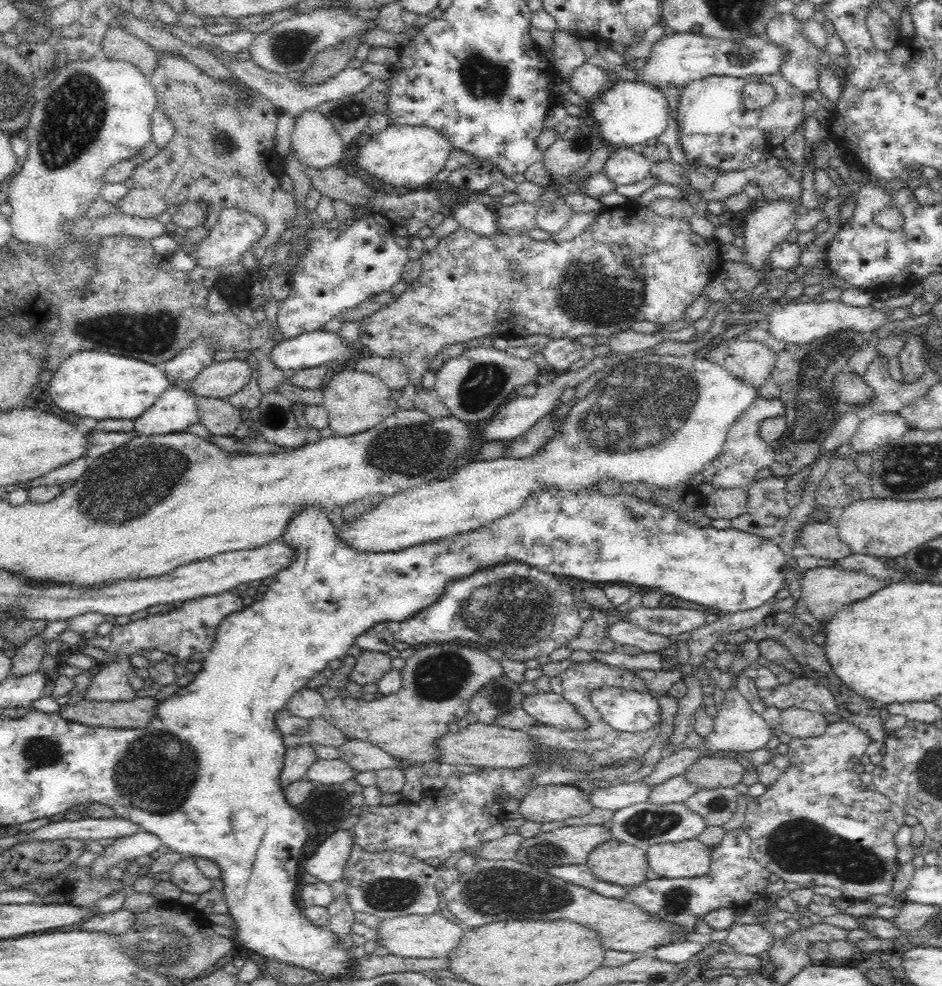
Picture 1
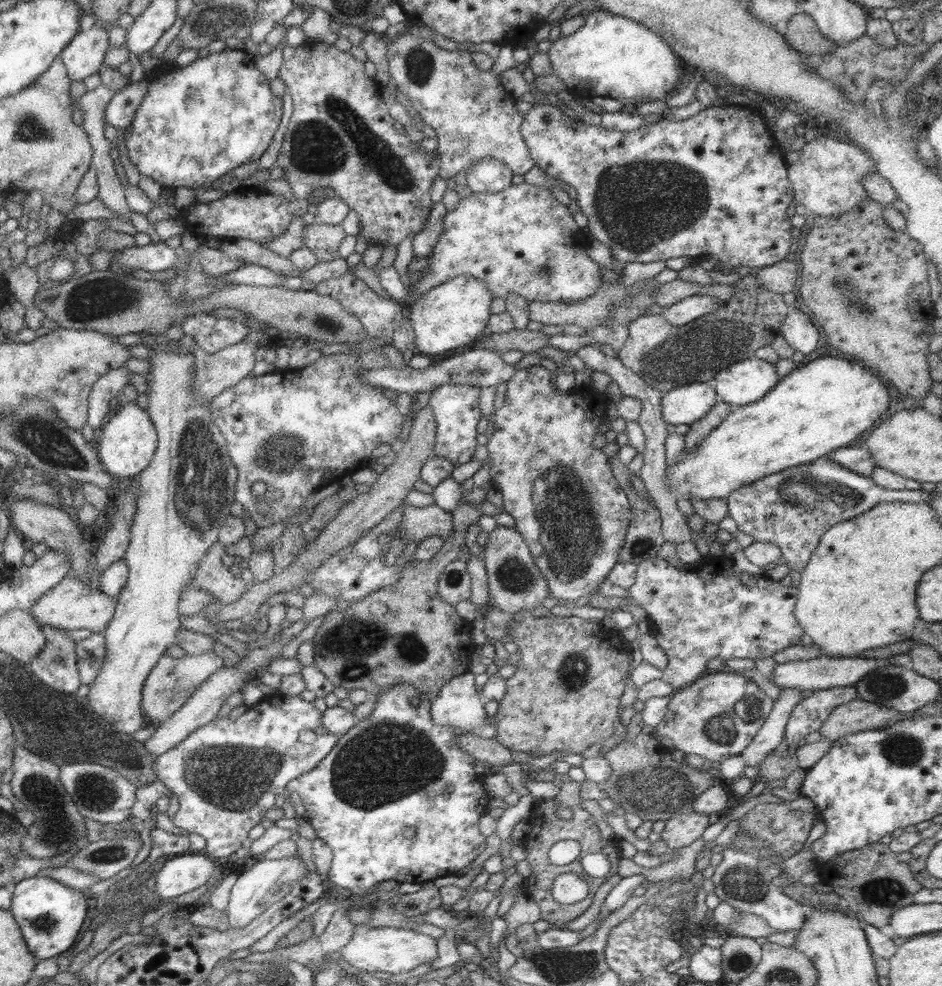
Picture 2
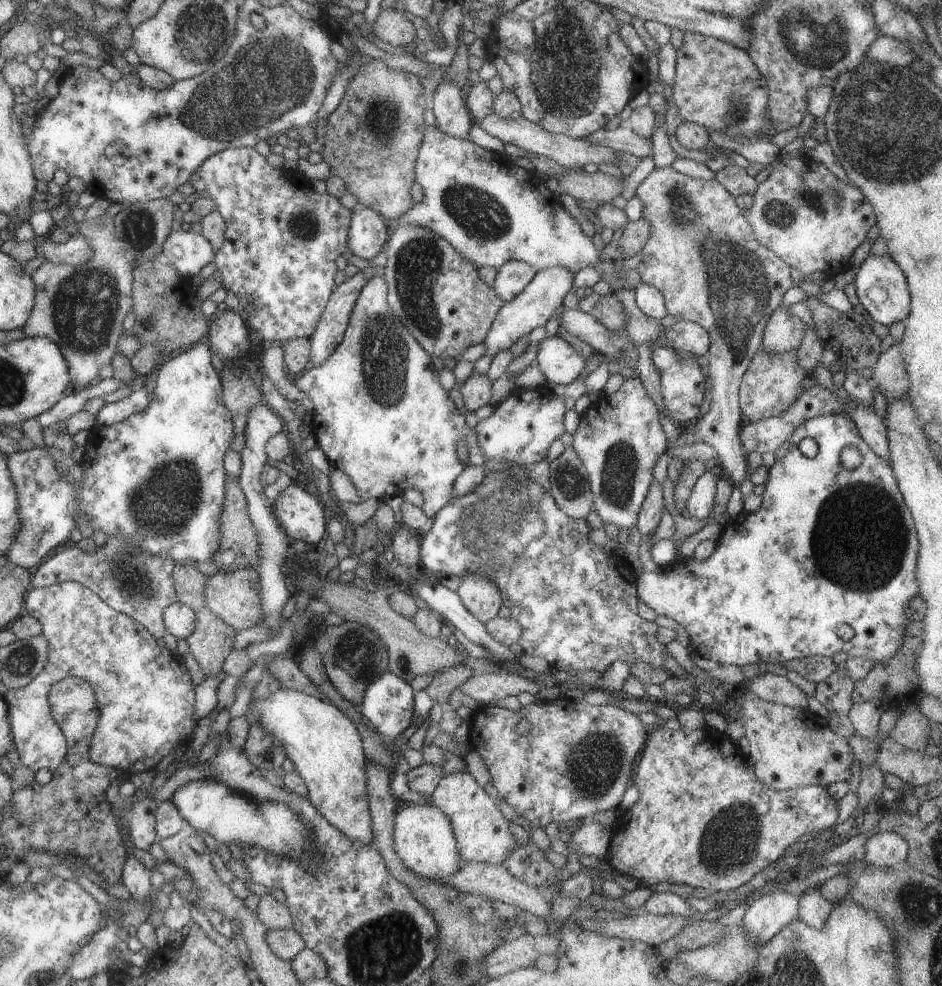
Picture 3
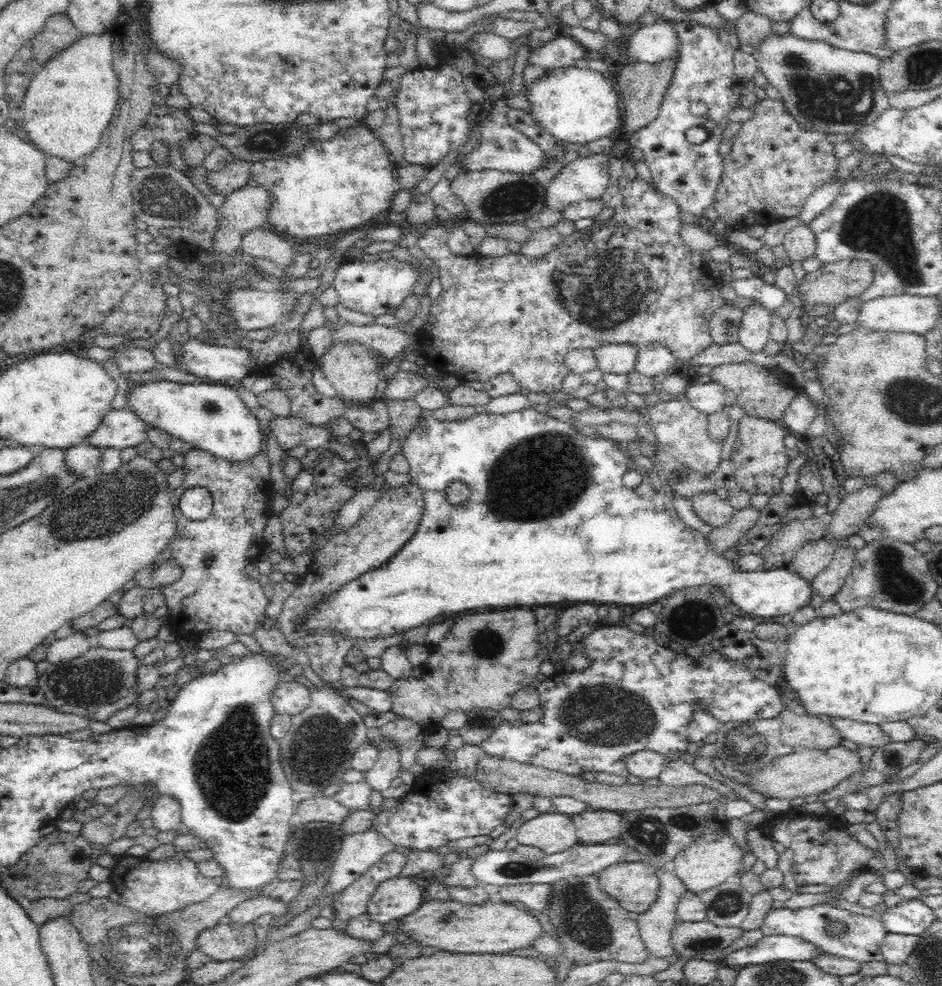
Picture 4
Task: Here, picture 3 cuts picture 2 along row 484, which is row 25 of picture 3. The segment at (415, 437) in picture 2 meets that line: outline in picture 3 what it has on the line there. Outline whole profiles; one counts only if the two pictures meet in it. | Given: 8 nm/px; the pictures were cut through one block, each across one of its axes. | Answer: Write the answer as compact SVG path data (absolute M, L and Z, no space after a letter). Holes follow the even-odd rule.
M381 8L372 23L372 32L381 41L393 46L405 46L415 38L415 28L409 16L395 9Z

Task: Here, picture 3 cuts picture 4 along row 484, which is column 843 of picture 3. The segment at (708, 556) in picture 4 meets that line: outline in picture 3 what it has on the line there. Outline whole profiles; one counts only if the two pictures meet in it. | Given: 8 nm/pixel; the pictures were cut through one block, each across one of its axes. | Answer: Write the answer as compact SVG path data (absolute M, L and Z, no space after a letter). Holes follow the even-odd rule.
M837 413L819 415L802 422L791 433L791 436L784 440L777 450L774 450L774 454L774 463L768 468L764 491L760 495L762 501L759 508L752 513L742 510L722 525L717 539L719 544L714 546L714 551L702 562L681 557L681 560L676 563L672 561L667 565L662 565L654 572L640 573L636 577L636 597L652 611L656 611L656 614L671 617L679 623L688 633L689 647L693 649L693 652L697 652L701 658L719 664L735 665L739 668L745 664L755 664L755 662L773 662L780 665L790 660L817 655L830 657L834 652L841 650L848 658L859 657L870 660L873 665L887 665L887 661L898 651L903 639L906 638L905 625L911 622L905 614L906 608L910 603L910 598L918 595L918 584L915 578L915 560L918 555L917 533L912 514L899 492L892 468L884 458L877 456L865 444L851 420ZM807 436L813 438L818 446L818 451L813 458L801 455L797 449L799 440ZM848 444L855 446L862 455L861 464L851 470L845 470L839 463L839 453L843 446ZM841 624L847 624L851 628L852 636L849 640L842 640L837 636L837 628Z

